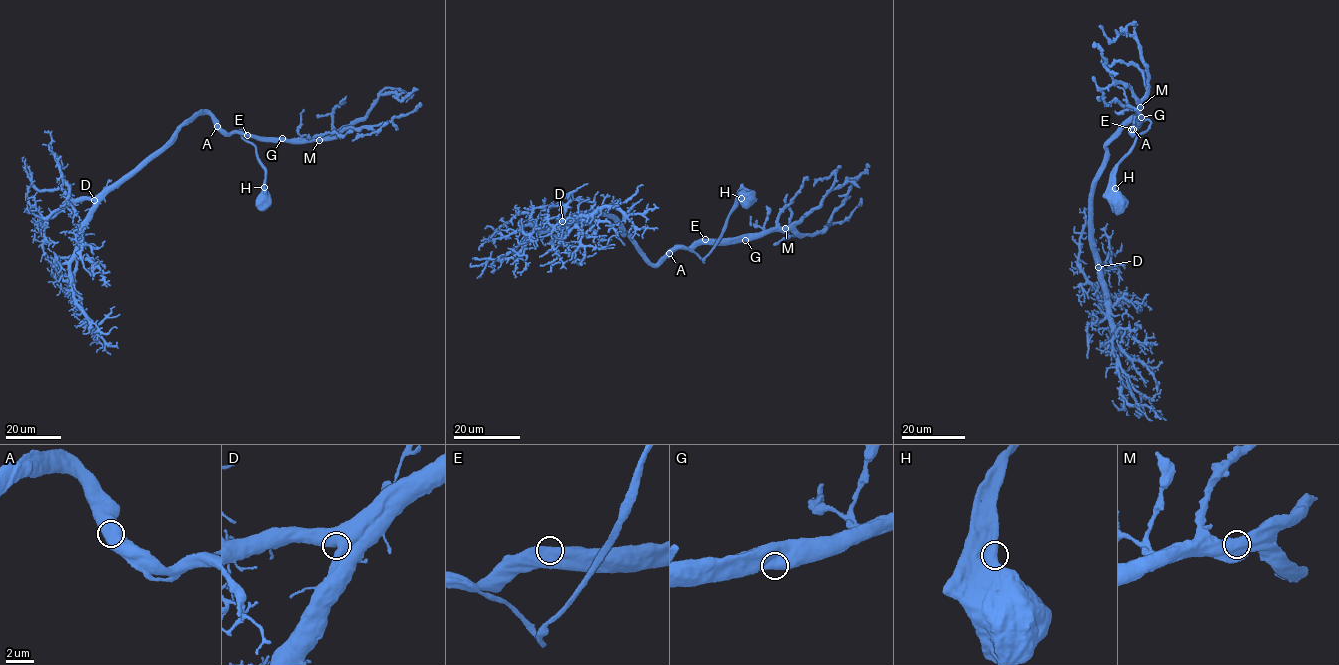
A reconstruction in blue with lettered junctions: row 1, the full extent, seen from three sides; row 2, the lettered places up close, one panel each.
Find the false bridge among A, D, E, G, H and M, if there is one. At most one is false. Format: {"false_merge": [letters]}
{"false_merge": []}

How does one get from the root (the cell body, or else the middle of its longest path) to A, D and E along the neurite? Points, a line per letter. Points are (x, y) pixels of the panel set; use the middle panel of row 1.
A: (748, 195), (735, 204), (719, 241), (703, 262), (689, 250), (678, 248), (669, 253)
D: (748, 195), (735, 204), (703, 262), (680, 248), (648, 264), (615, 220), (597, 212), (562, 221)
E: (748, 195), (735, 204), (719, 241), (703, 262), (693, 250), (705, 239)

